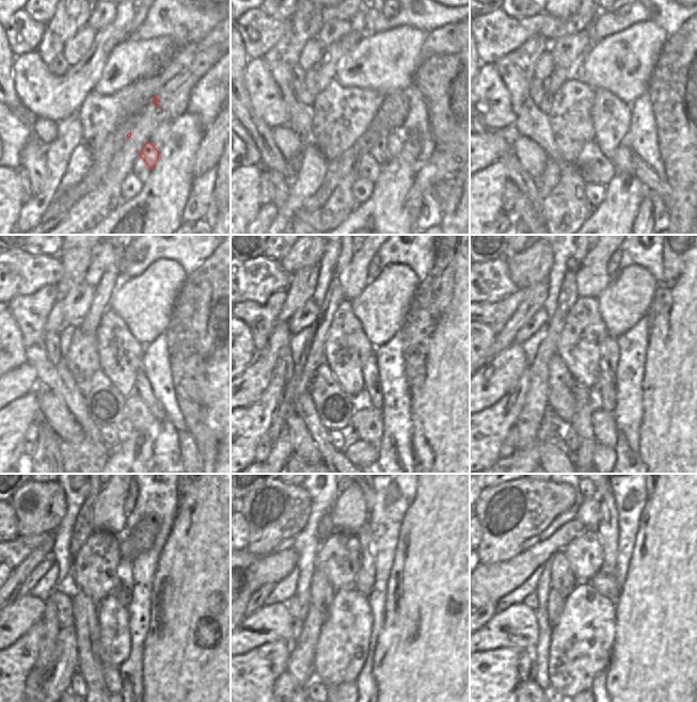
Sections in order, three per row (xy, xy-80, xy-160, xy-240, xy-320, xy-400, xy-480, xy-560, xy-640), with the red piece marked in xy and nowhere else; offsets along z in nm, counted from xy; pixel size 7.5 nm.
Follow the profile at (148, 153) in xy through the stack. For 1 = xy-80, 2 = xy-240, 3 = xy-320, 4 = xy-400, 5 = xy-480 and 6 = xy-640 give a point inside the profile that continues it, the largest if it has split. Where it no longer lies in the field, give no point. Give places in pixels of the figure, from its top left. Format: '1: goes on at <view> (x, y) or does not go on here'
1: goes on at xy-80 (377, 130)
2: goes on at xy-240 (120, 353)
3: goes on at xy-320 (346, 348)
4: goes on at xy-400 (580, 344)
5: goes on at xy-480 (94, 569)
6: goes on at xy-640 (585, 556)

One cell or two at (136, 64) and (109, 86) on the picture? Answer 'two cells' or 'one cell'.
one cell

